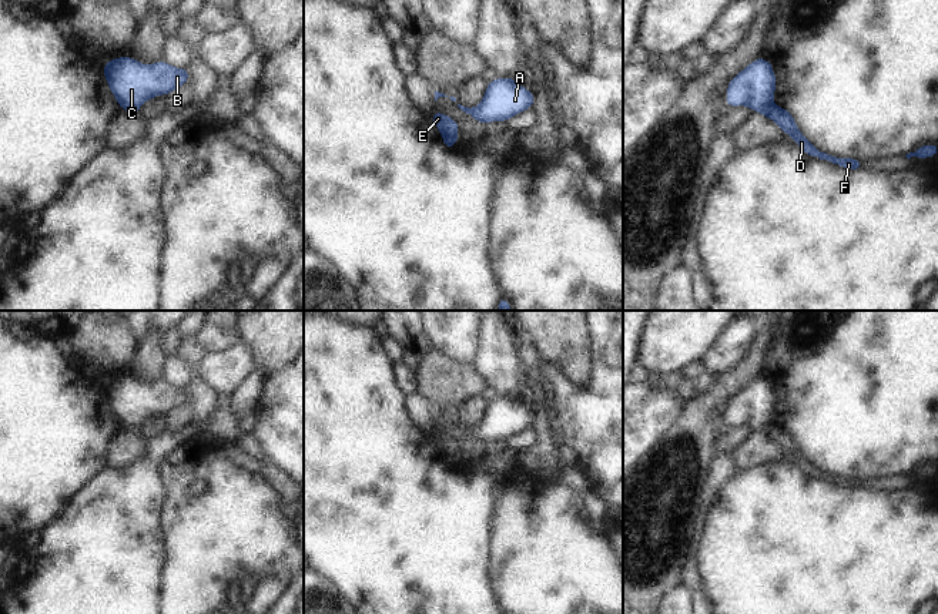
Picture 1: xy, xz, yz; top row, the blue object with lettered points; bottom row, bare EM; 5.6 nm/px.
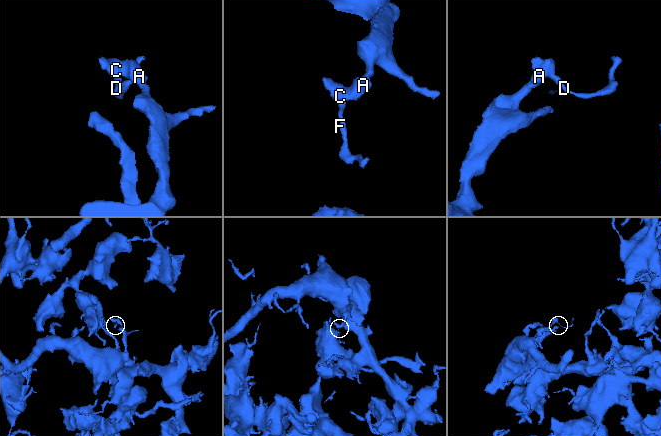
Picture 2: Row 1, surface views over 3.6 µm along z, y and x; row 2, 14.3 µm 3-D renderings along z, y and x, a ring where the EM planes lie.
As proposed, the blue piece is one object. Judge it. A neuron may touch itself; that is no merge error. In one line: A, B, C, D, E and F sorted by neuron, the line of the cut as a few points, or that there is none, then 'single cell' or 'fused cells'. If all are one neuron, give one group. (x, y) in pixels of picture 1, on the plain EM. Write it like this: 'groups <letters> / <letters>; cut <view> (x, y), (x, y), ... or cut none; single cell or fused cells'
groups A B C E / D F; cut xz (456, 450), (451, 450), (444, 459); fused cells

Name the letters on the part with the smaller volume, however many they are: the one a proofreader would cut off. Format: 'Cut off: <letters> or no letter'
Cut off: D, F

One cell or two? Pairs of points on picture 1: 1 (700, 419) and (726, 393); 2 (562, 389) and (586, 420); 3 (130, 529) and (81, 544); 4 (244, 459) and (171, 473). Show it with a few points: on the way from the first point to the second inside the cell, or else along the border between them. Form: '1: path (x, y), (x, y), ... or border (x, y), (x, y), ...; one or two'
1: path (706, 413), (720, 399); one
2: path (566, 396), (582, 413); one
3: path (119, 530), (104, 544), (93, 544); one
4: border (214, 442), (237, 466), (248, 472), (264, 473); two

